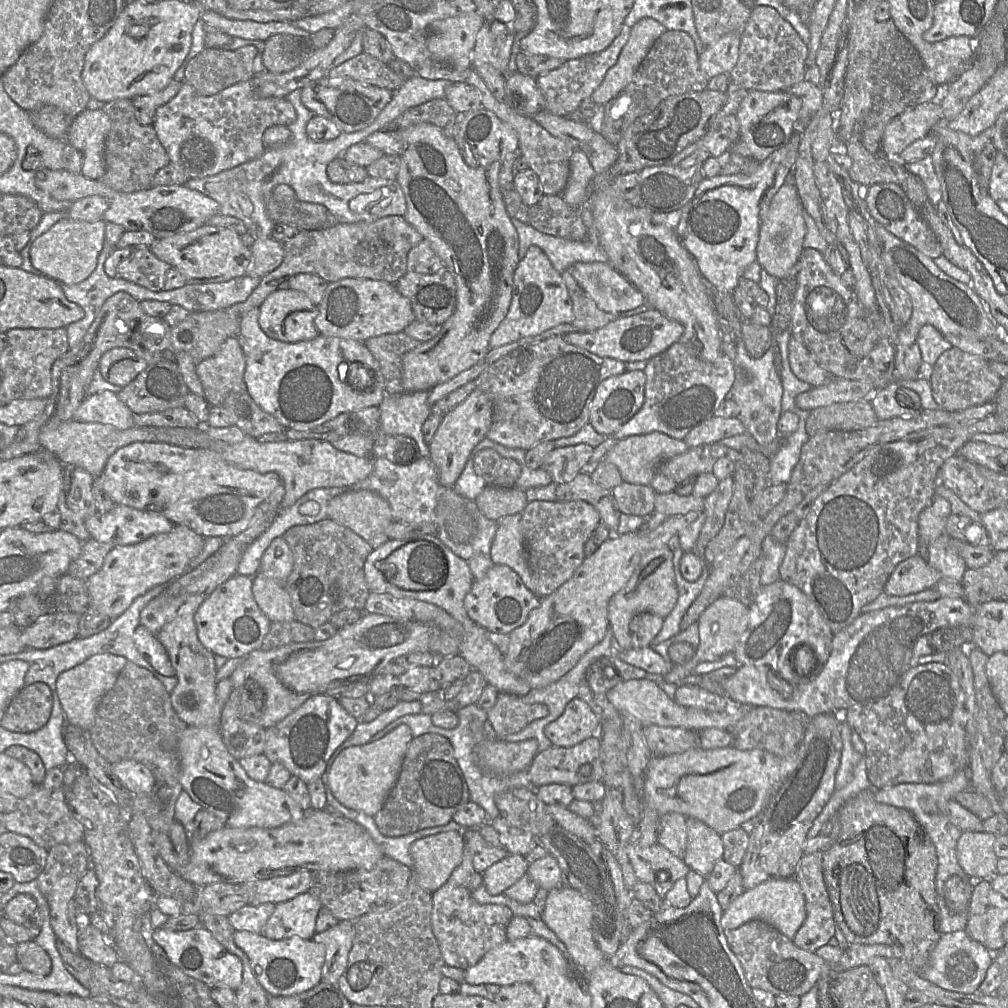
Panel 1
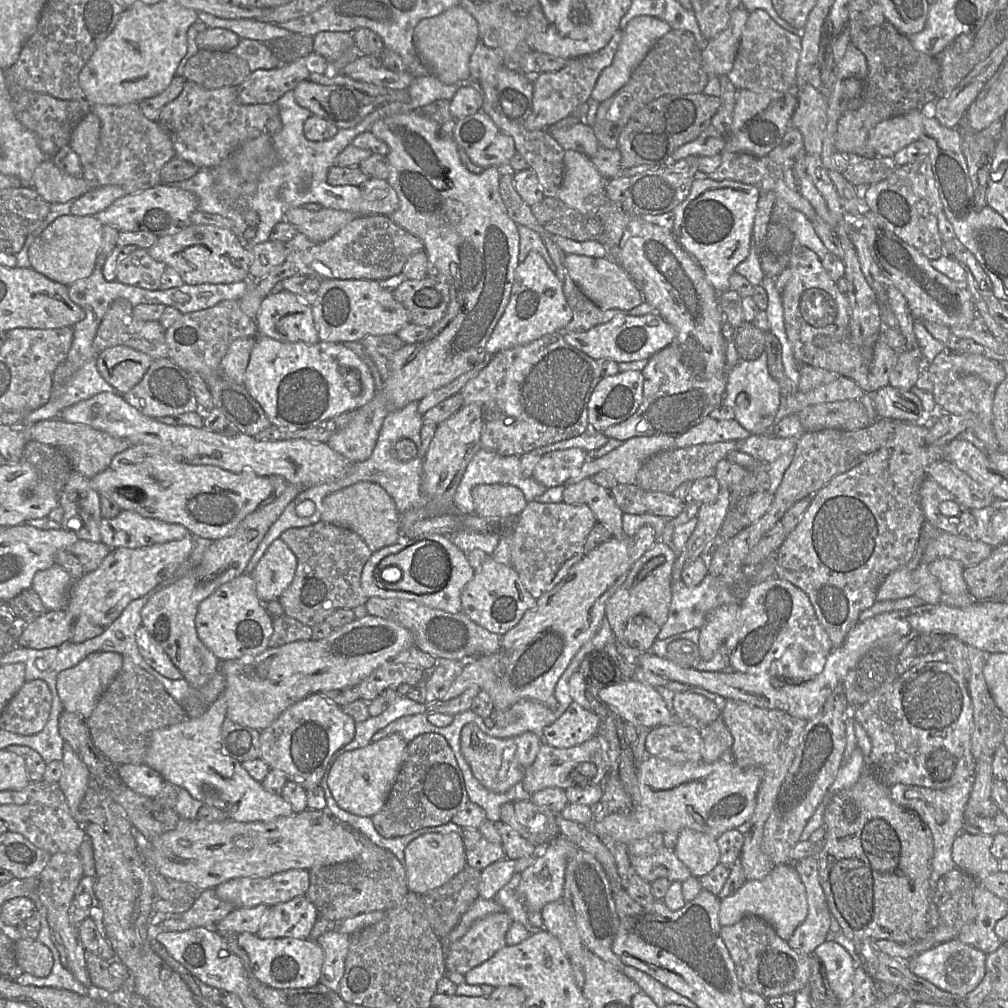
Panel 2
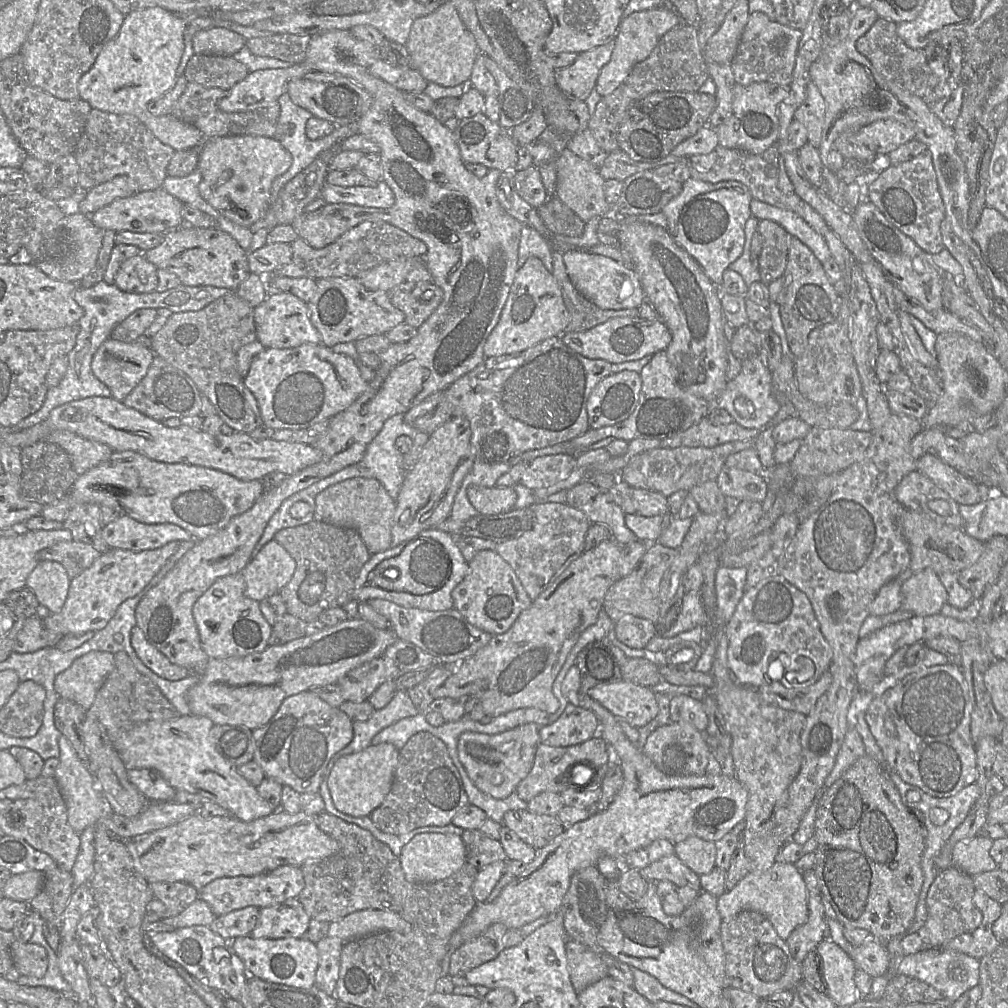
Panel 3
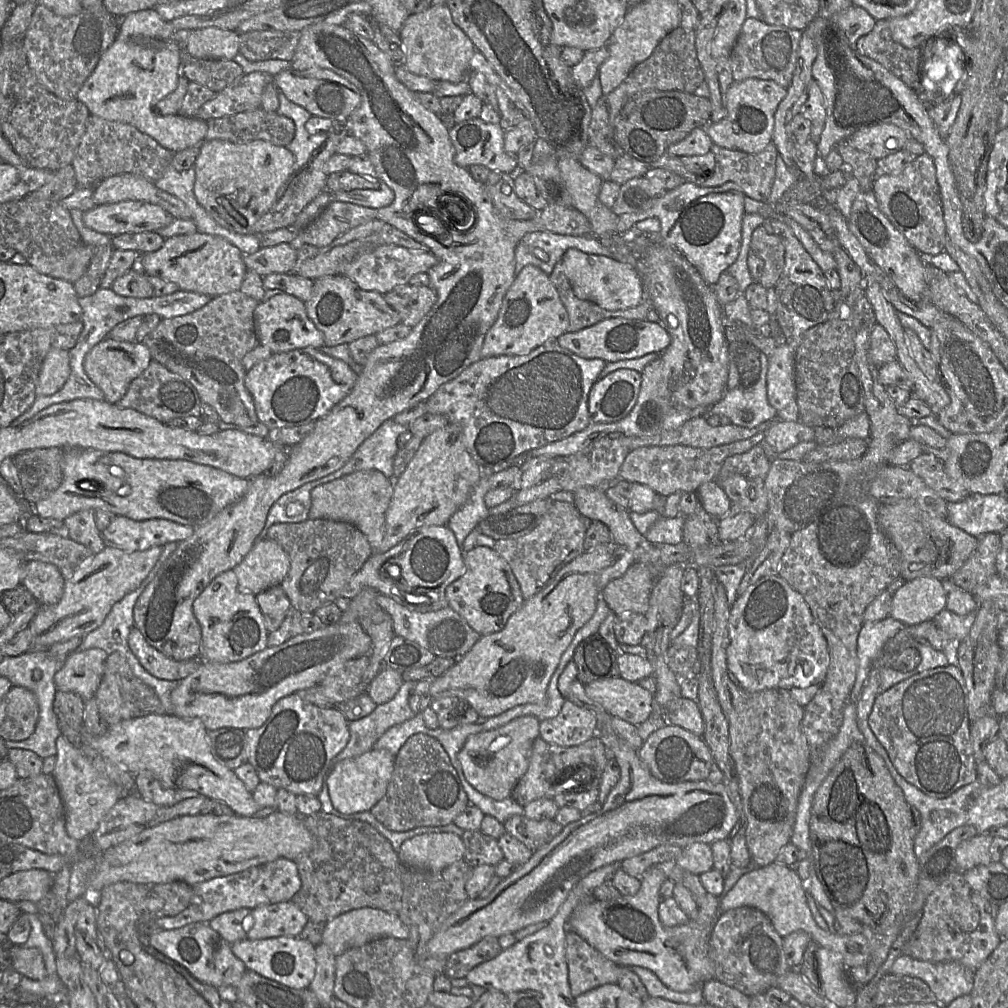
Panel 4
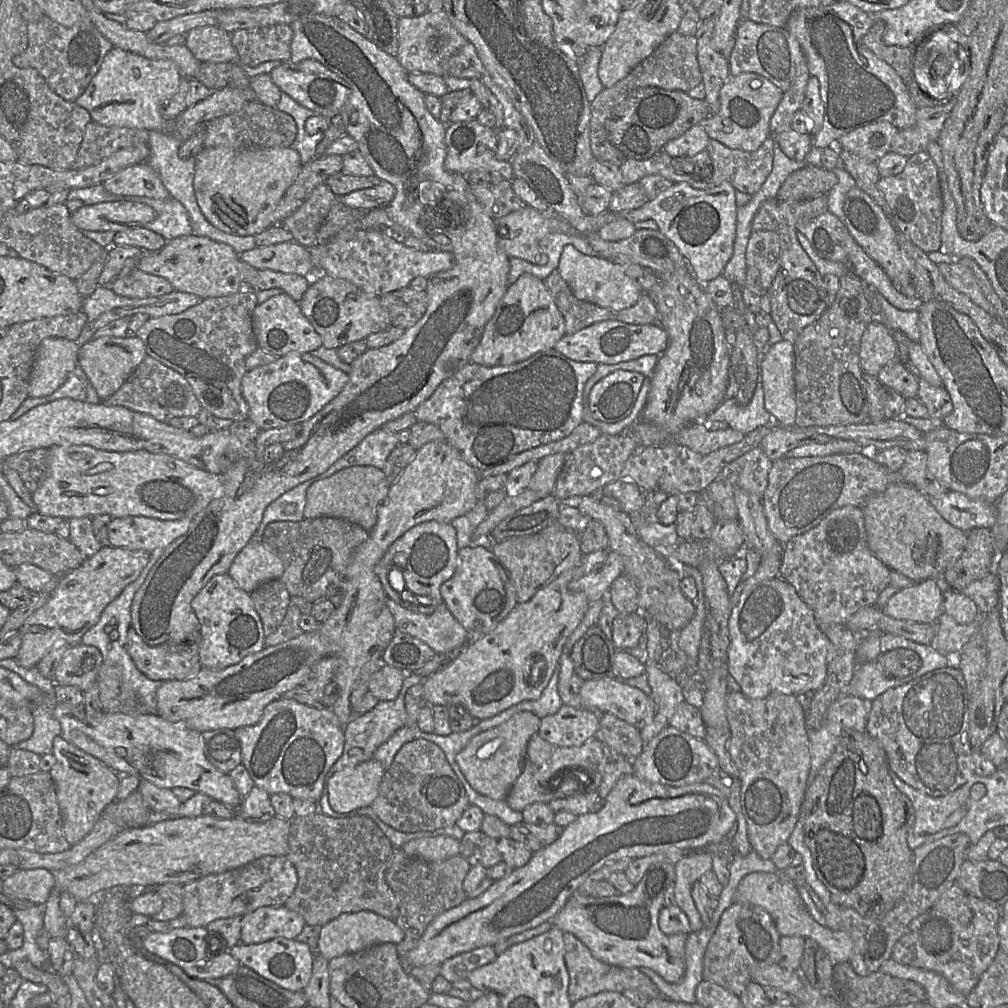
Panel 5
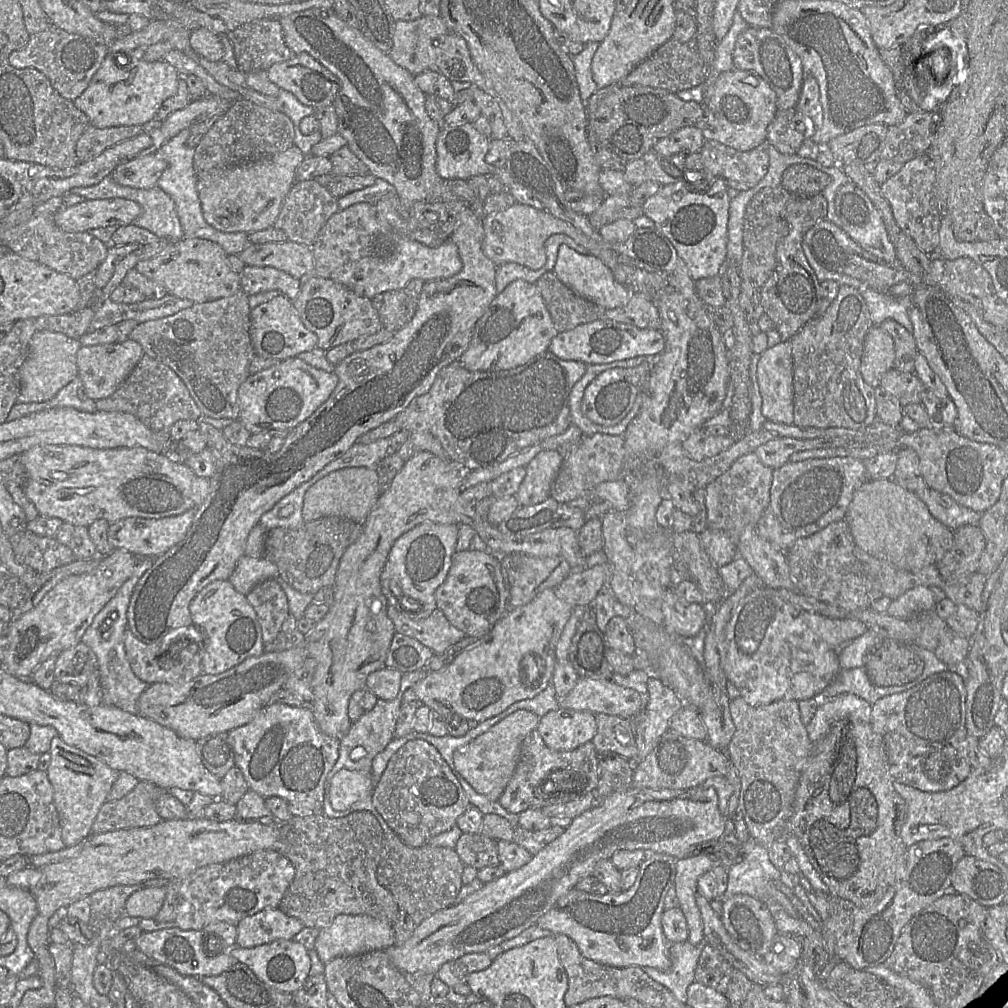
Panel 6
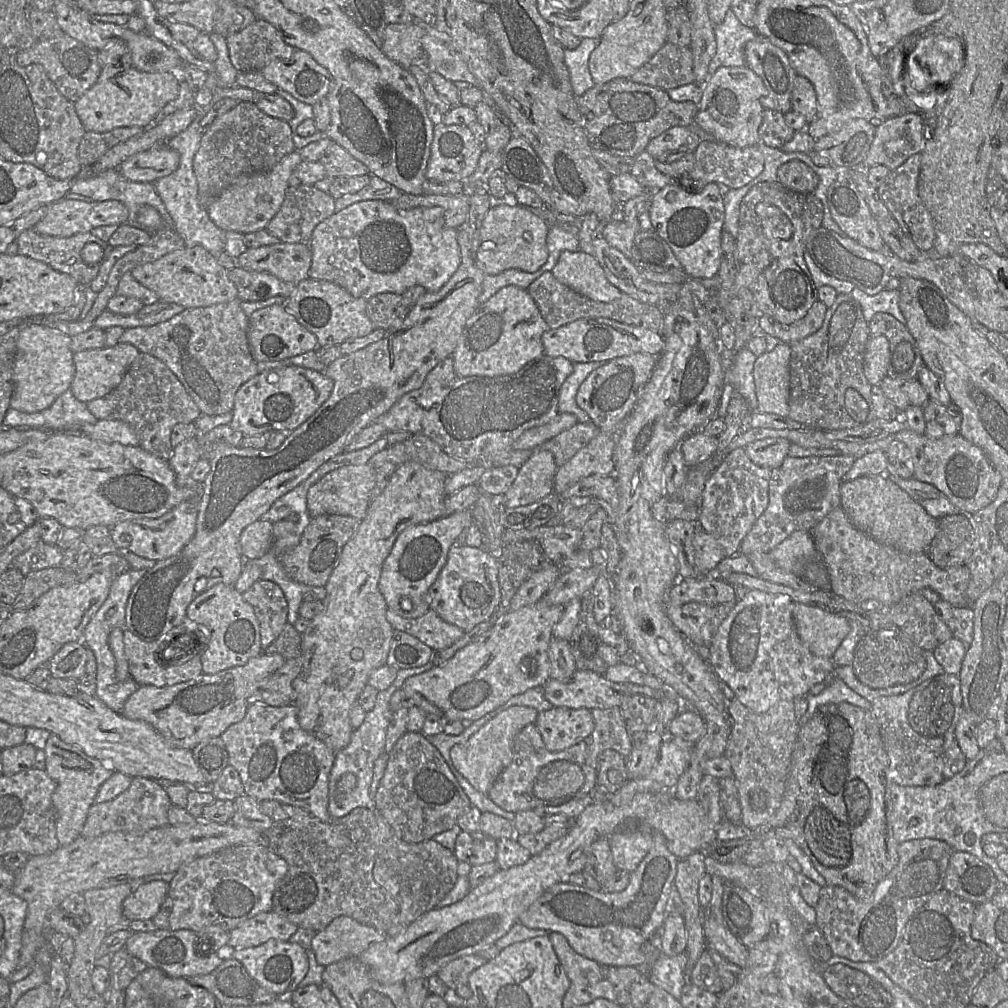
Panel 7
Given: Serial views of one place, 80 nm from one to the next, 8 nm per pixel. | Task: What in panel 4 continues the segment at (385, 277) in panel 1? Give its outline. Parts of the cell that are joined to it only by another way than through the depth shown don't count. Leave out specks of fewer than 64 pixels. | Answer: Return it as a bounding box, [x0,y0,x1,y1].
[293,219,430,280]

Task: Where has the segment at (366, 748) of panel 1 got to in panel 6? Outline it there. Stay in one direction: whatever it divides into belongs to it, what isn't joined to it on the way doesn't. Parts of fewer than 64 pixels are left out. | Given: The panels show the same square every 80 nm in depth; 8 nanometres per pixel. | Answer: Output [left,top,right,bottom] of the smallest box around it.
[329,770,374,811]

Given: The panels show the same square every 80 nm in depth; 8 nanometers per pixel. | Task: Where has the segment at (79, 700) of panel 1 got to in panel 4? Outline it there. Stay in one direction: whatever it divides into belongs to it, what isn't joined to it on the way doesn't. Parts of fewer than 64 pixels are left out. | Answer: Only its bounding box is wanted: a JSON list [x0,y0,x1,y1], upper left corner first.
[54,649,108,702]

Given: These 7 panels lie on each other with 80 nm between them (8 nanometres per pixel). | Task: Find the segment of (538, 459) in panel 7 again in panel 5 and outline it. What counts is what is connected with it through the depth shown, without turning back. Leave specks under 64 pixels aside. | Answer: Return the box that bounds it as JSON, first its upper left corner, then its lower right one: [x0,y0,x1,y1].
[528,453,566,498]

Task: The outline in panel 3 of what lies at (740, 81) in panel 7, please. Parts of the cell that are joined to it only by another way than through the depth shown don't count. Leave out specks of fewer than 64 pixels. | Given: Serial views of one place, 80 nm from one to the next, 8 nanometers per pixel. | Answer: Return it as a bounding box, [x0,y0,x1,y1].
[715,82,789,154]

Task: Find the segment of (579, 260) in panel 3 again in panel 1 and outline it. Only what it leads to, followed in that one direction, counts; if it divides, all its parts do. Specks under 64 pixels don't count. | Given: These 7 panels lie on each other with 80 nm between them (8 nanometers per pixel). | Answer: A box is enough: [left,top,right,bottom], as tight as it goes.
[569,262,645,312]

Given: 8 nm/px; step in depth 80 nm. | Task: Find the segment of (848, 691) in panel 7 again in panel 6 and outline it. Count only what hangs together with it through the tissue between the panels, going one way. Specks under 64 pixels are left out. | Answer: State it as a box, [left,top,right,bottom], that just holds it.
[806,693,872,745]

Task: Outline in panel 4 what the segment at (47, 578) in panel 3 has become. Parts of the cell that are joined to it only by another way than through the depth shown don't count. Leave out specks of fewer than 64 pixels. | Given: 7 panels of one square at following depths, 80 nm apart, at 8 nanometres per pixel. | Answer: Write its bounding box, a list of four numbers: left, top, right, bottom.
[21,561,65,607]

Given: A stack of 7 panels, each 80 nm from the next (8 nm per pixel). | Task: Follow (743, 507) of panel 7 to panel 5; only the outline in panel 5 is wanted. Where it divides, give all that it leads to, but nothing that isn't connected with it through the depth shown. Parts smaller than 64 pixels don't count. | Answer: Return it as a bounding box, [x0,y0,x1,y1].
[706,446,773,521]

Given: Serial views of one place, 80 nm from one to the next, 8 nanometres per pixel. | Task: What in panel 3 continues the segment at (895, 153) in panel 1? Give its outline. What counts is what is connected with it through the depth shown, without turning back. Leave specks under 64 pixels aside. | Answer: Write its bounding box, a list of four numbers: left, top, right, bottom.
[857,119,914,155]

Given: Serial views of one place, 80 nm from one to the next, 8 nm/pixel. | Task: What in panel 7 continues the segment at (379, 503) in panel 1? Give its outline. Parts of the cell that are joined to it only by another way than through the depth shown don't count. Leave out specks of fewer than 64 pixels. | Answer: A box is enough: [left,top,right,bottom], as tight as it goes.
[306,464,376,521]

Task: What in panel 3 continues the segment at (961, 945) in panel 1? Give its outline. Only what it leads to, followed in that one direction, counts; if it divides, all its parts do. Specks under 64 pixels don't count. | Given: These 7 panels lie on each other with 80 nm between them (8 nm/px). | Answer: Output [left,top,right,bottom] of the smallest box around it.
[897,948,979,1002]

